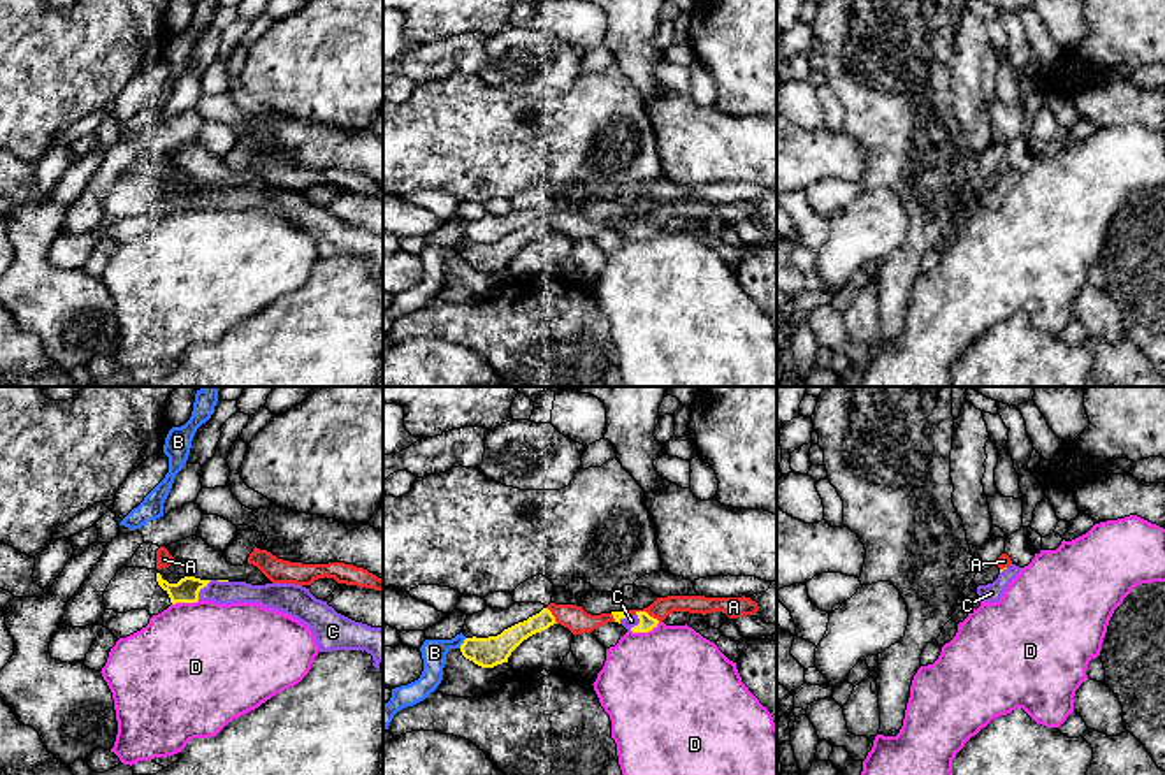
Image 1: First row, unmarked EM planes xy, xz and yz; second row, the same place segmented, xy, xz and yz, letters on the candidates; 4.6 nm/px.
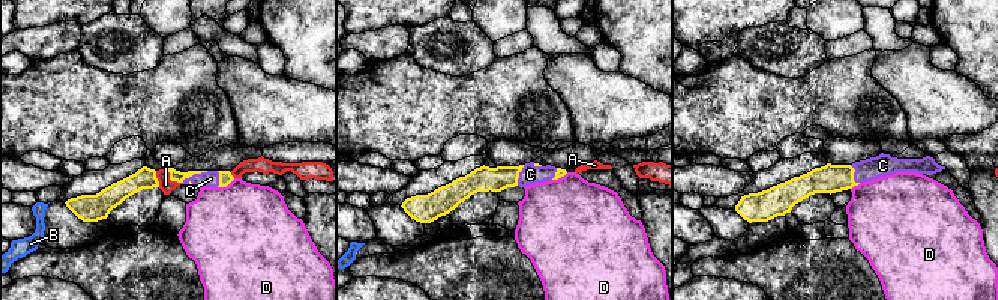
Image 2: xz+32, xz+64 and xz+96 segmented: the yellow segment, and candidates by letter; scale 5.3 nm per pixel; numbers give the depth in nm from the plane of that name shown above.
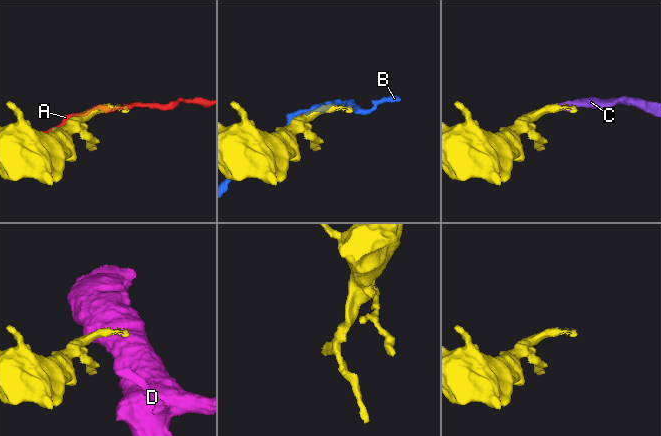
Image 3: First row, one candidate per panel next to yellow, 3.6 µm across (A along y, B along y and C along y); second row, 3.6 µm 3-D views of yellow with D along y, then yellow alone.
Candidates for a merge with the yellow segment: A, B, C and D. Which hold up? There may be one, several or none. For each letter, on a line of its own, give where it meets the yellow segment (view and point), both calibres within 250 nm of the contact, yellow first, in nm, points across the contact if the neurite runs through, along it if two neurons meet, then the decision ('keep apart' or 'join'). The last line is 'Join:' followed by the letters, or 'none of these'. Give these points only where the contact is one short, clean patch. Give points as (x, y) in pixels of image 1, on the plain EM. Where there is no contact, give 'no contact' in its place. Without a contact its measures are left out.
A: contact xz (647, 220); calibres 70 and 90 nm; keep apart
B: contact xz (463, 250); calibres 140 and 110 nm; keep apart
C: contact xy (202, 194); calibres 110 and 110 nm; way xy (187, 195), (202, 194), (224, 199); join
D: contact xz (645, 238); calibres 70 and 500 nm; border xz (659, 229), (647, 238), (631, 238); keep apart
Join: C

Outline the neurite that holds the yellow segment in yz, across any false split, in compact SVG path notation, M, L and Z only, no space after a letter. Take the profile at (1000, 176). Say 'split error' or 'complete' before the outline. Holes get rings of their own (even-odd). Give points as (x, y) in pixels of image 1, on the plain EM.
split error; M1012 170L1007 176L1000 176L998 185L993 190L979 192L977 200L980 207L998 209L1009 193L1009 190L1021 179L1021 174Z

